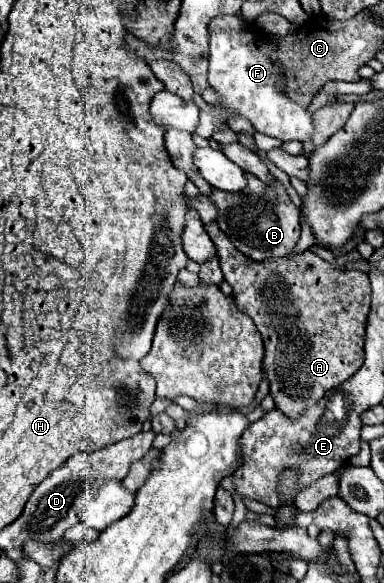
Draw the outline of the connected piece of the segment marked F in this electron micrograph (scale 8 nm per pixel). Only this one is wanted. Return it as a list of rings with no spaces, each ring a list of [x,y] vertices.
[[[216,30],[210,34],[210,52],[208,82],[220,94],[222,106],[226,108],[226,118],[208,116],[208,112],[200,112],[200,124],[196,126],[196,134],[202,138],[210,138],[216,130],[226,126],[230,116],[244,116],[252,122],[258,132],[274,136],[282,142],[286,140],[308,140],[314,132],[312,116],[306,108],[298,106],[294,100],[286,96],[286,92],[278,86],[278,74],[282,74],[278,62],[278,50],[268,40],[260,40],[256,44],[254,30],[242,32],[226,32]]]

